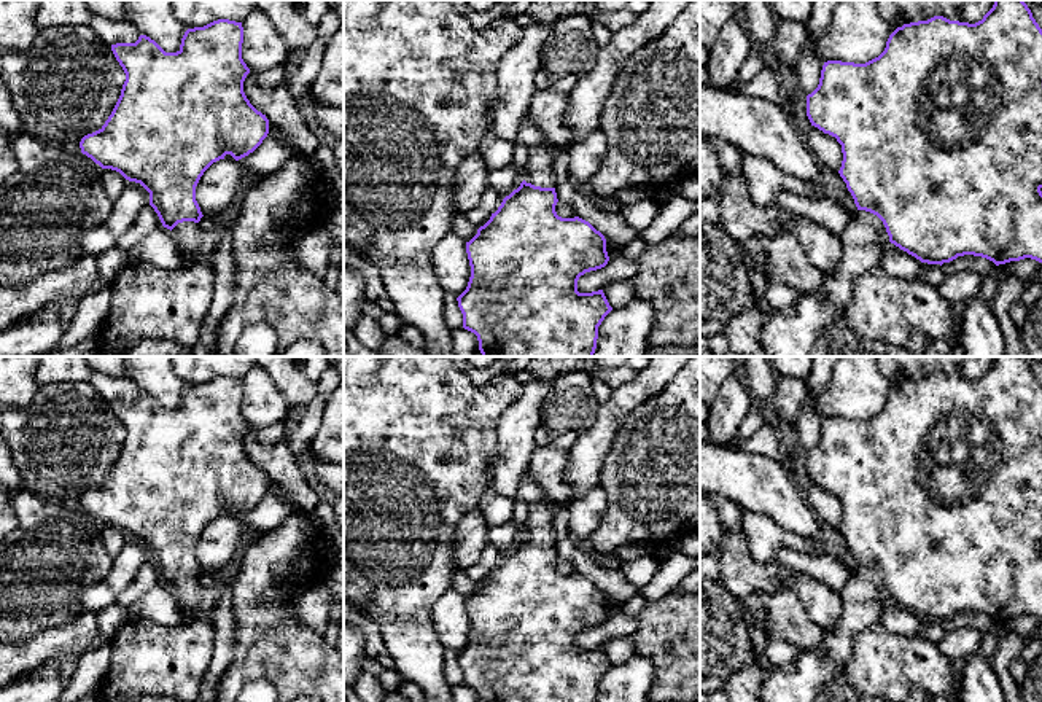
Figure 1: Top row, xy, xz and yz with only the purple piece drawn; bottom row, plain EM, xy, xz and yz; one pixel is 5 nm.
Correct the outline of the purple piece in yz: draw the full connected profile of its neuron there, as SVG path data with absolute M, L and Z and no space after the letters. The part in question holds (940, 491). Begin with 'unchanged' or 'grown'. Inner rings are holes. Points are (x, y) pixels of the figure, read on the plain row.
grown | M994 357L993 365L975 380L950 377L943 372L904 380L889 392L885 408L865 420L824 419L818 444L807 452L807 473L811 482L835 493L842 501L843 517L838 530L857 568L840 592L840 621L834 629L822 630L822 646L800 649L791 667L767 672L760 686L760 702L815 702L848 664L854 635L880 621L881 605L888 599L927 621L942 622L964 611L986 614L996 622L1025 614L1042 619L1042 385L1023 357Z

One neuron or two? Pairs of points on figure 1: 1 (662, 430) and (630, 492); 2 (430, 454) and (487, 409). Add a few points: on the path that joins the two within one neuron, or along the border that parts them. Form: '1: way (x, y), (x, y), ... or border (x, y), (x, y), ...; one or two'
1: way (662, 446), (662, 460), (646, 476); one
2: way (435, 436), (449, 422), (470, 413); one

